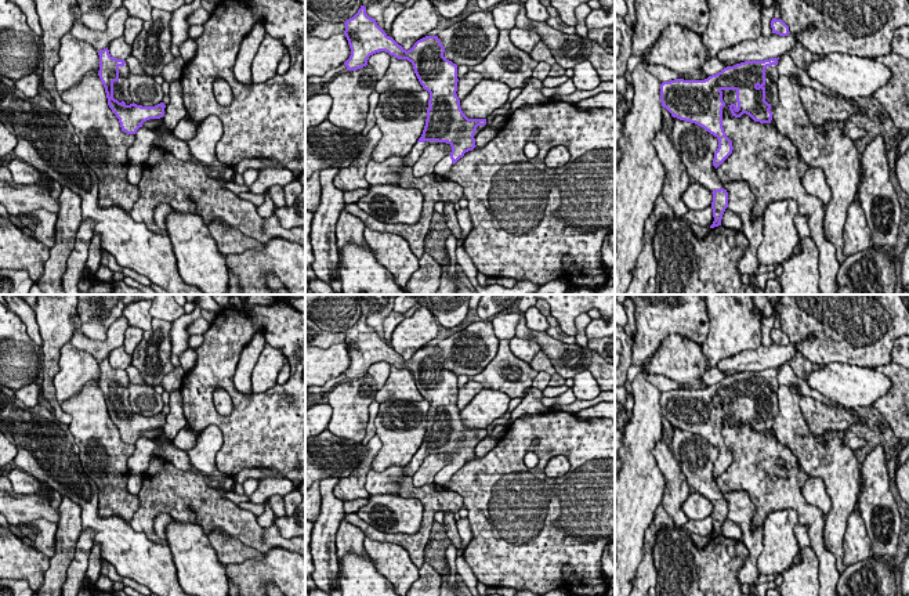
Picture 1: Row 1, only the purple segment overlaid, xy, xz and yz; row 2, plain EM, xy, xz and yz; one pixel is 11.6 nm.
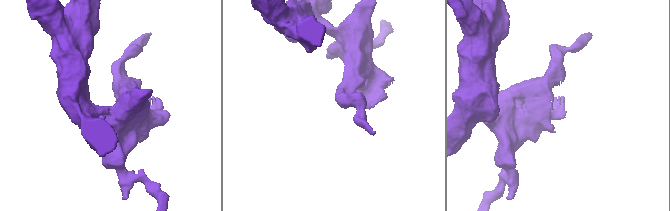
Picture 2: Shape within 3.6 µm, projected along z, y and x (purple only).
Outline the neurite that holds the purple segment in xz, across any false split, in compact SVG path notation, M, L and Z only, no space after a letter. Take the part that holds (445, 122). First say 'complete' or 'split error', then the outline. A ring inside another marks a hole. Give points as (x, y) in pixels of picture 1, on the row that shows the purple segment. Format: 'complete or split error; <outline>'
split error; M365 6L344 24L351 48L351 55L344 62L347 71L366 66L369 57L380 51L408 59L413 65L420 84L430 93L430 100L423 134L403 158L403 165L413 167L428 145L446 142L452 152L435 165L435 173L448 178L452 166L477 147L477 134L488 126L486 119L468 119L463 113L456 94L457 65L443 57L445 47L438 36L425 36L406 51L366 14Z

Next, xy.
split error; M108 47L98 51L98 55L98 76L105 87L108 105L119 119L122 131L135 134L144 122L164 116L166 105L163 102L155 106L133 102L128 91L130 69L124 59L113 58Z

